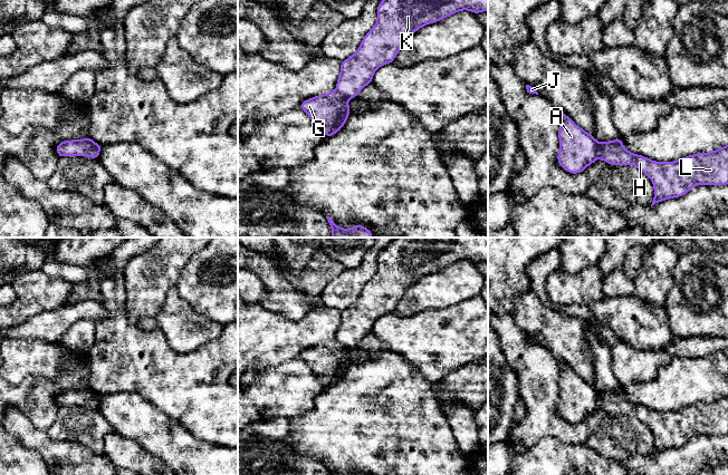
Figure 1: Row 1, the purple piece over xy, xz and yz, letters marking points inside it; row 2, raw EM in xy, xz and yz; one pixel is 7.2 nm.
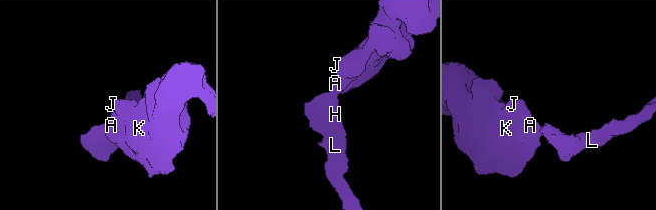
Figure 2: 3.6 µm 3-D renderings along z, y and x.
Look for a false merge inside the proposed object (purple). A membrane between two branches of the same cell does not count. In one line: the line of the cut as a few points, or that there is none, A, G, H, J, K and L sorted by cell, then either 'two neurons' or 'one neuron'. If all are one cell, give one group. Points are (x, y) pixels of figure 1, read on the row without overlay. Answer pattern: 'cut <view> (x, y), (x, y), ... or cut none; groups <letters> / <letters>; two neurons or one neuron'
cut yz (599, 393), (596, 407); groups A J K / G H L; two neurons

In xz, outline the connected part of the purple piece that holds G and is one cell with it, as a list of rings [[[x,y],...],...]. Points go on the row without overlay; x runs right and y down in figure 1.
[[[336,340],[308,348],[300,352],[299,357],[323,380],[326,387],[335,385],[351,365],[348,349]]]

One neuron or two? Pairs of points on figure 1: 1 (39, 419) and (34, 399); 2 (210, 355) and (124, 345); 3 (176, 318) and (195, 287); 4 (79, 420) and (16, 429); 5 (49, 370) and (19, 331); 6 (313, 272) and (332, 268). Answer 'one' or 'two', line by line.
1: one
2: one
3: two
4: two
5: two
6: one

